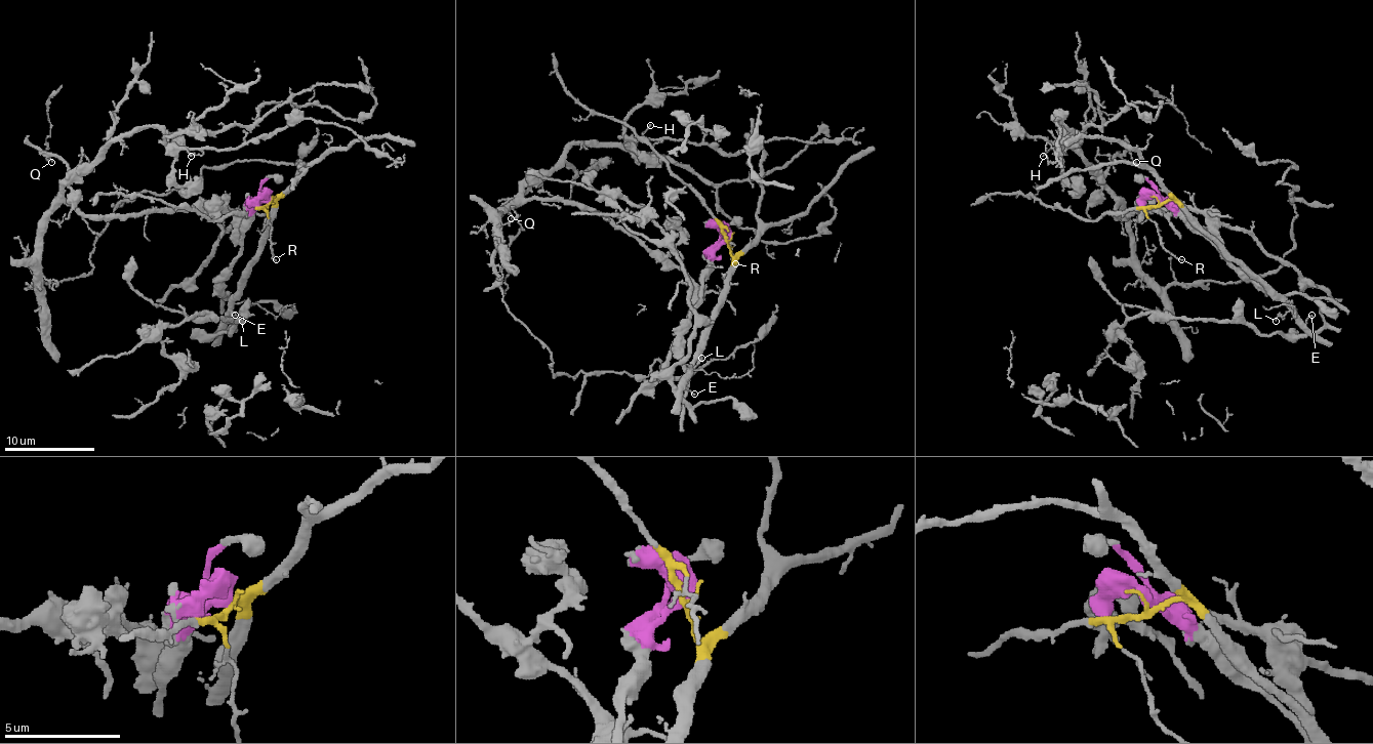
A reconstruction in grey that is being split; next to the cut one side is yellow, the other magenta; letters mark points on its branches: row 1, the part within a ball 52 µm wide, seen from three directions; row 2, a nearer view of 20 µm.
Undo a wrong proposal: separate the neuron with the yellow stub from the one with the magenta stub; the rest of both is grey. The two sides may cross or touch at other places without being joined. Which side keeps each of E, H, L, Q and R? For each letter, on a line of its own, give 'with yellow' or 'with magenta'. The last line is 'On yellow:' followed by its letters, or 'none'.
E: with yellow
H: with magenta
L: with yellow
Q: with magenta
R: with yellow
On yellow: E, L, R

